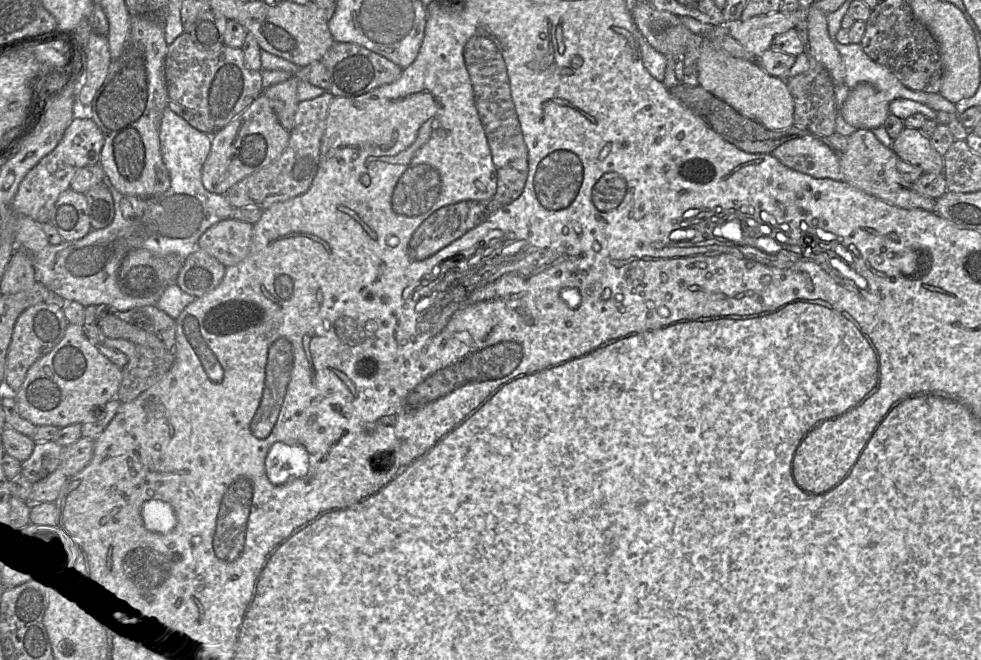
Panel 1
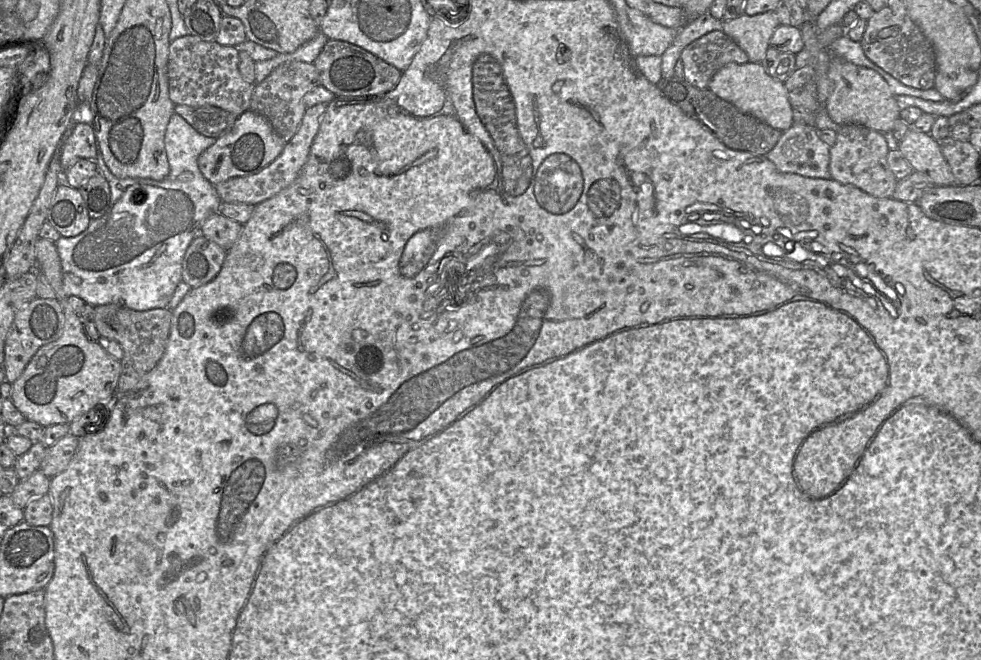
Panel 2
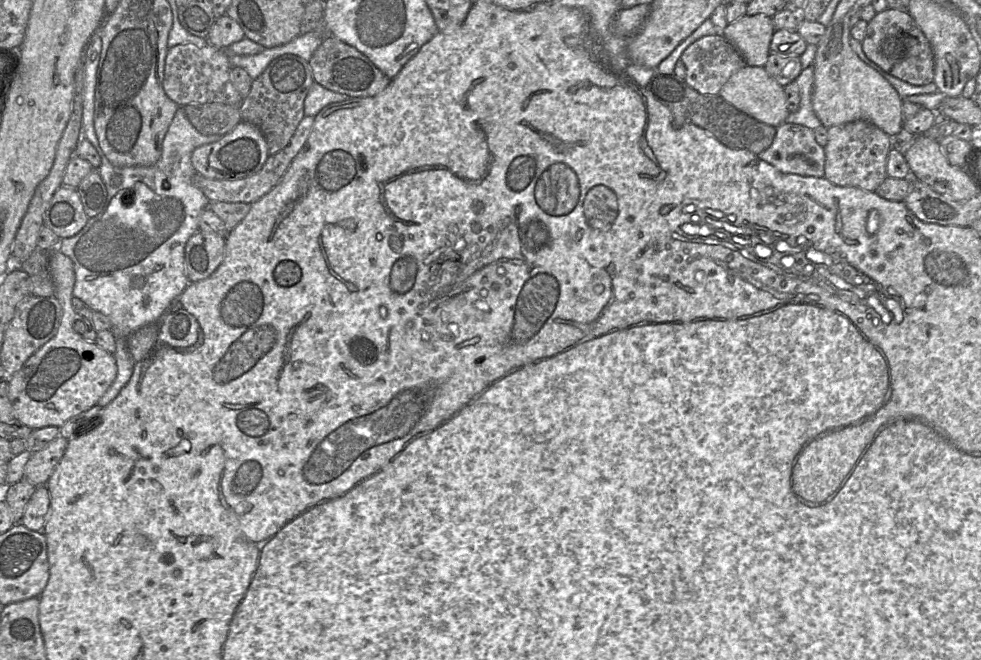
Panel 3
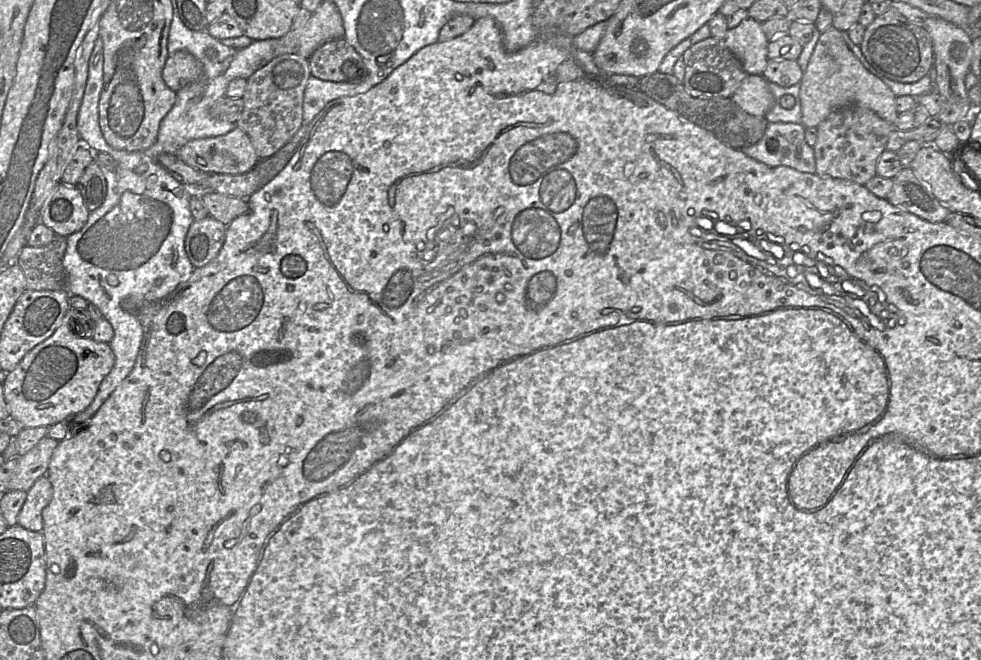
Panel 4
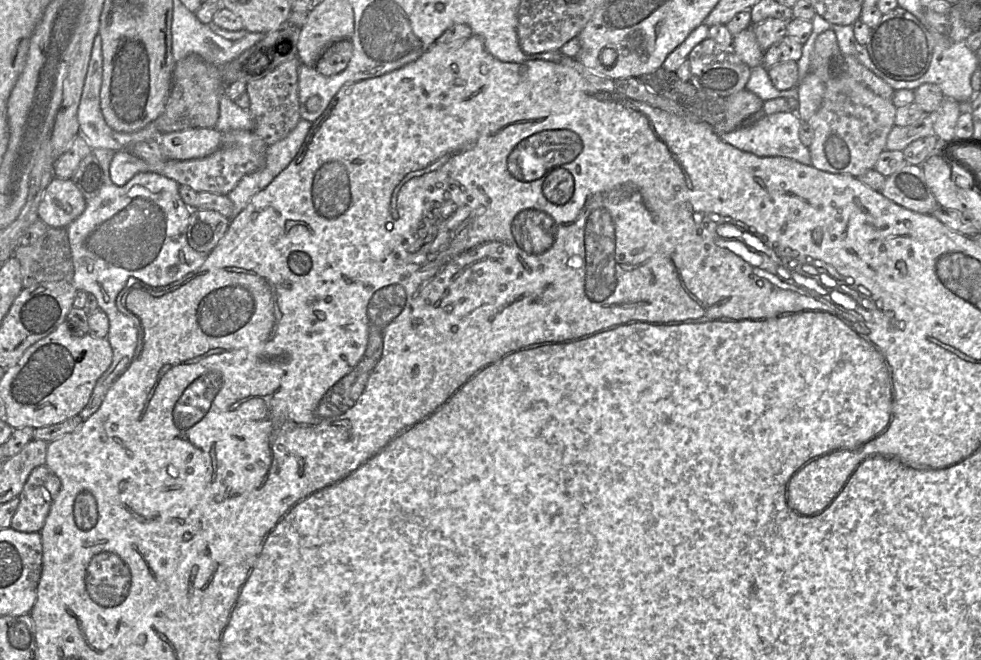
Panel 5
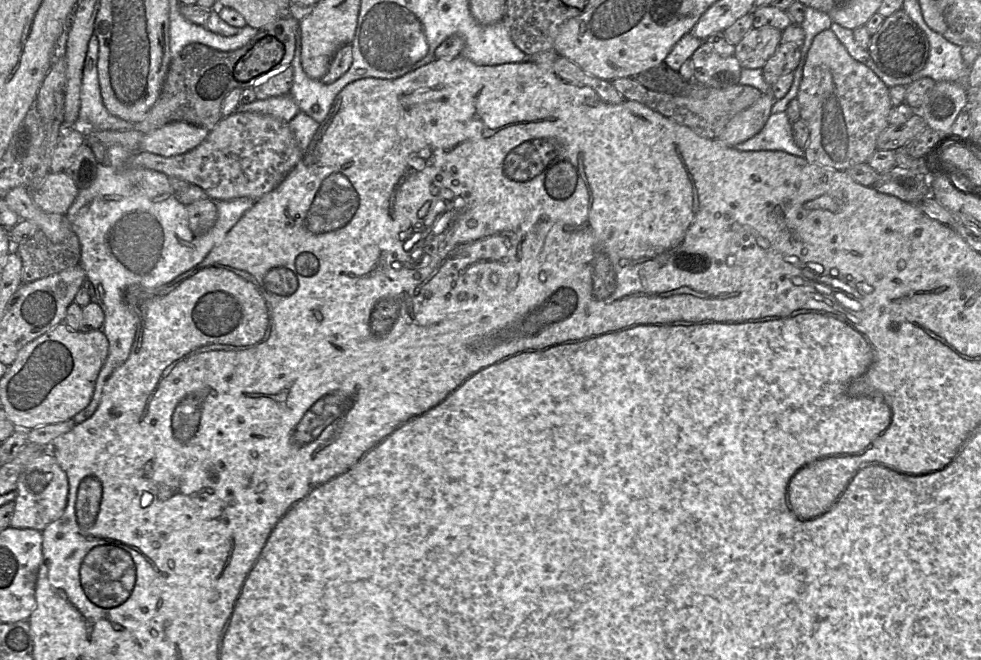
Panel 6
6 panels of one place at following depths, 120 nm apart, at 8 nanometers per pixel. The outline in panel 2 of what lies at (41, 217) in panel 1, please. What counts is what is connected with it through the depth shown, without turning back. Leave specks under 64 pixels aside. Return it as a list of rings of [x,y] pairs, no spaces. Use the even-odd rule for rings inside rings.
[[[85,123],[74,124],[71,134],[65,138],[60,145],[60,162],[63,172],[63,181],[64,173],[79,159],[89,159],[96,161],[96,157],[96,138],[93,127]]]

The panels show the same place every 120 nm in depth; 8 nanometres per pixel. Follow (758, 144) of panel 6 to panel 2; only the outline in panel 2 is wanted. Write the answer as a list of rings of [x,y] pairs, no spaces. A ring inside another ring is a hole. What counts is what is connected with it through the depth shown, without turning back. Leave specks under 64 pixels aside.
[[[793,124],[783,131],[775,147],[765,155],[783,173],[793,173],[809,178],[830,179],[830,147],[819,137],[813,126]]]

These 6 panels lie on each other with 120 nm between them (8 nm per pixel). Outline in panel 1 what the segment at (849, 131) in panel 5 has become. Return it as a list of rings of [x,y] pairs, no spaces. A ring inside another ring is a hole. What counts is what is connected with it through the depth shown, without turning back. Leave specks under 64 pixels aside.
[[[859,129],[848,138],[847,149],[838,153],[840,169],[846,183],[889,204],[904,209],[922,209],[935,212],[937,199],[924,196],[906,181],[897,169],[898,157],[892,148],[884,146],[869,129]]]

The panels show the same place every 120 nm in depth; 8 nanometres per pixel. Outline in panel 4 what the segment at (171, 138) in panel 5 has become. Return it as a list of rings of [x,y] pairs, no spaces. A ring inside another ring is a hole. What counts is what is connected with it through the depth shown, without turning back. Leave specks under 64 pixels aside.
[[[238,126],[225,135],[191,140],[176,155],[187,165],[203,172],[229,175],[245,174],[260,160],[250,138]]]

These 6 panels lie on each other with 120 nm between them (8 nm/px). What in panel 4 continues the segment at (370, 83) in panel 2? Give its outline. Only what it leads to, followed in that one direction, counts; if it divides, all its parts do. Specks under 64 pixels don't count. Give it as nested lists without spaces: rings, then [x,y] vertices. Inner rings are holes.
[[[344,38],[321,44],[310,56],[311,75],[325,81],[359,84],[368,76],[361,55]]]

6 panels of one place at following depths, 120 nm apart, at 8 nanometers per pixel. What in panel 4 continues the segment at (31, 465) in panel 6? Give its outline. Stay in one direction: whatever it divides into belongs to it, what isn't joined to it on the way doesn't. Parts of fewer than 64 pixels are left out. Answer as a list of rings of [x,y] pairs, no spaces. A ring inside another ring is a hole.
[[[43,475],[38,478],[27,491],[26,501],[17,517],[18,524],[28,530],[42,532],[42,512],[50,502],[52,493],[52,484],[48,476]]]

